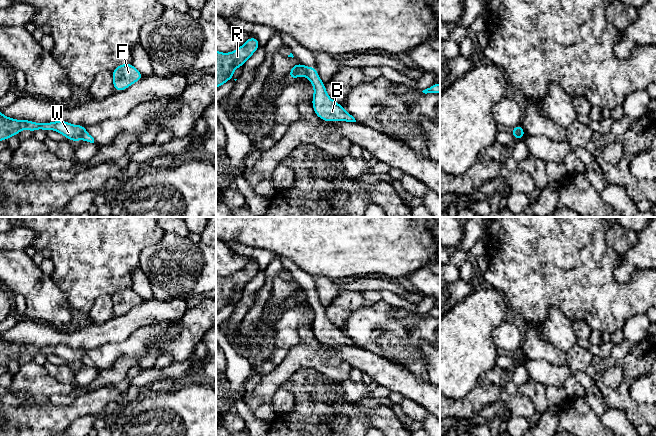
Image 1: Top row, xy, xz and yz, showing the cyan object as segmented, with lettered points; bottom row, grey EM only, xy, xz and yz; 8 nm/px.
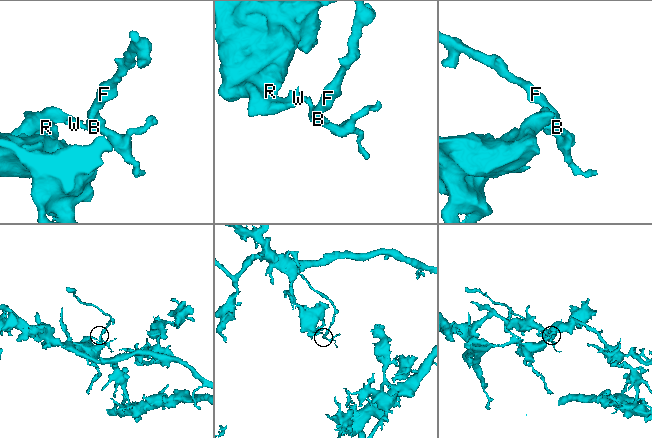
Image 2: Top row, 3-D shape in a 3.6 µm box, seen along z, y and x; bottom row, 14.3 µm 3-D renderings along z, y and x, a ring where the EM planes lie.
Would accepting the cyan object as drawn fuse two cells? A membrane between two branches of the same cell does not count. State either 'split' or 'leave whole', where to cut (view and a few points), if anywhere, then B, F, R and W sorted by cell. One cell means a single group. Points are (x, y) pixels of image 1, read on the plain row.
split; cut xz (307, 292), (305, 299); groups B F / R W

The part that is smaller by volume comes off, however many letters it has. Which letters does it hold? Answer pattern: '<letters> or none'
B, F

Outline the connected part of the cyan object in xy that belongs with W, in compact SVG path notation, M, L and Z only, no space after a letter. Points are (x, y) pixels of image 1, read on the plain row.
M0 335L0 364L7 364L11 360L16 360L23 353L28 353L31 357L38 353L44 355L55 354L74 366L81 364L86 357L86 350L73 349L63 344L35 347L30 344L15 344L3 340Z

